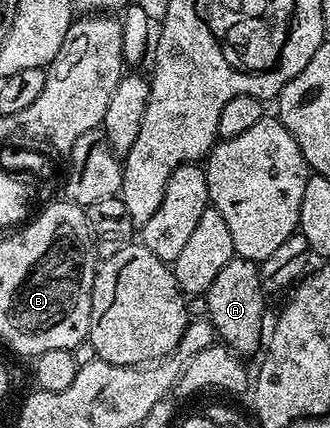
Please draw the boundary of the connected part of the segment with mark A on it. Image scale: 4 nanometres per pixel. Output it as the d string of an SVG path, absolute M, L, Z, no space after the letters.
M237 257L230 259L228 265L220 269L216 281L212 281L212 285L206 290L204 296L207 311L205 314L210 324L213 325L217 338L231 351L242 357L252 354L258 346L261 348L264 343L262 314L266 311L268 299L262 289L258 268L259 264L253 263L251 259Z

